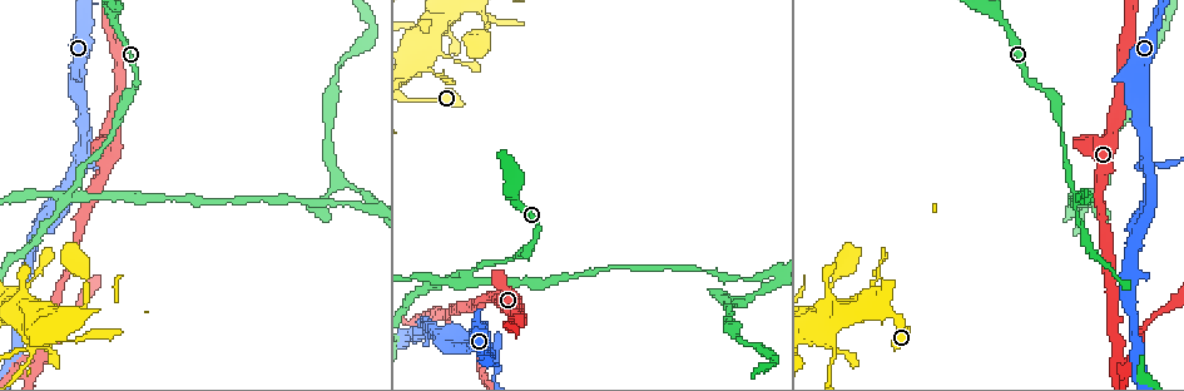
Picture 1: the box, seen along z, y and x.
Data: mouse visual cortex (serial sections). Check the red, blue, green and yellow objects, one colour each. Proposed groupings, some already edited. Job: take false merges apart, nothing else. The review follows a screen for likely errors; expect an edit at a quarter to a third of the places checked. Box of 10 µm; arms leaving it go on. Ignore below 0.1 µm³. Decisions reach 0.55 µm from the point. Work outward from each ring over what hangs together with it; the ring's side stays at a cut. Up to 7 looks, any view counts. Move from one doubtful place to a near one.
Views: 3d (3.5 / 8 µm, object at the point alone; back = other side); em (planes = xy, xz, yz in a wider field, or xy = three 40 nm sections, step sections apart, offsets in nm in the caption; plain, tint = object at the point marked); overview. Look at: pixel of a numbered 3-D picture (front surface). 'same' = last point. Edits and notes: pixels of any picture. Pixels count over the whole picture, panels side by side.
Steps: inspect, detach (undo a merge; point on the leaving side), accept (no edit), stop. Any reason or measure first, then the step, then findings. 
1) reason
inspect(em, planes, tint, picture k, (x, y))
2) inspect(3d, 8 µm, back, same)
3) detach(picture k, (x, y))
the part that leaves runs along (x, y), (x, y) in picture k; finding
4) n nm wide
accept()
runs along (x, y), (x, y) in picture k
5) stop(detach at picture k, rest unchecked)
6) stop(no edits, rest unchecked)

four or more arms meet
inspect(3d, 3.5 µm, picture 1, (68, 196))

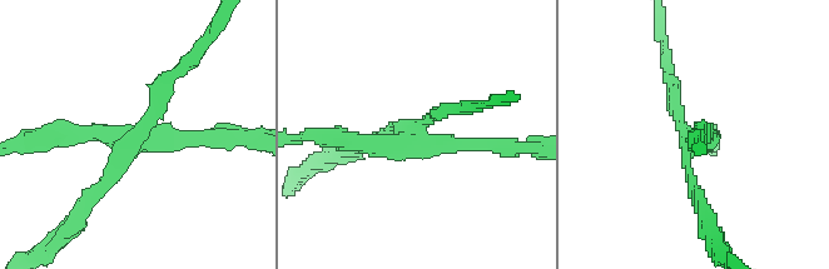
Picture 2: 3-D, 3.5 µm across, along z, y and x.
inspect(em, xy, step 3, tint, picture 2, (137, 138))

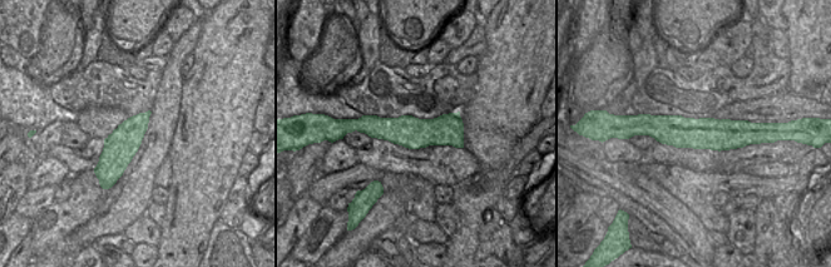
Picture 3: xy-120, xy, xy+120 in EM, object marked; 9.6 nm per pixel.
4 arms; arms of 150, 150, 200, 250 nm
detach(picture 2, (72, 133))
the part that leaves runs along (149, 139), (257, 139) in picture 2; two cells meet here

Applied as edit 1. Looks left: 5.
arms part here
inspect(em, xy, step 1, tint, picture 1, (76, 164))

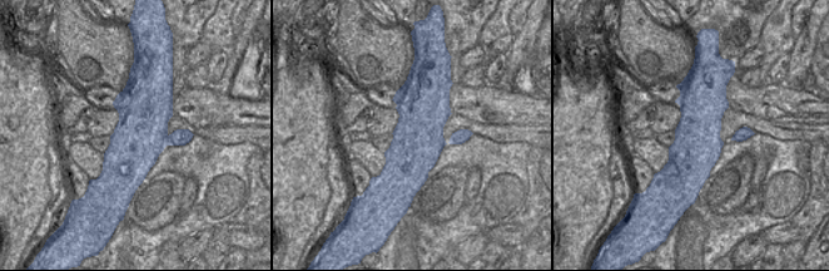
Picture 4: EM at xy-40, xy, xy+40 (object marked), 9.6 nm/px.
inspect(3d, 3.5 µm, same)

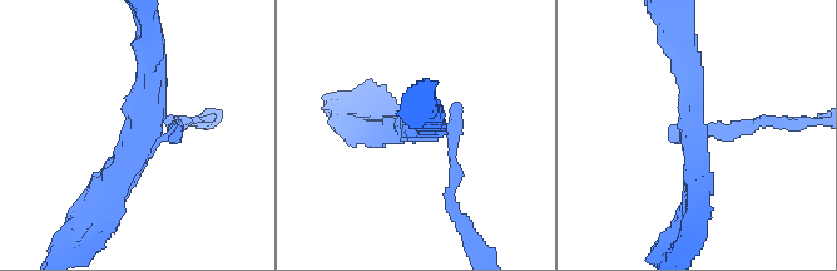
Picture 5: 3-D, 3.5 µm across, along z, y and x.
arms of 150, 250, 300 nm
detach(picture 5, (738, 127))
border along (167, 136), (168, 144) in picture 4; a second cell is stuck on

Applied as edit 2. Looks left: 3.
stop(detach at picture 2, detach at picture 5, rest unchecked)

